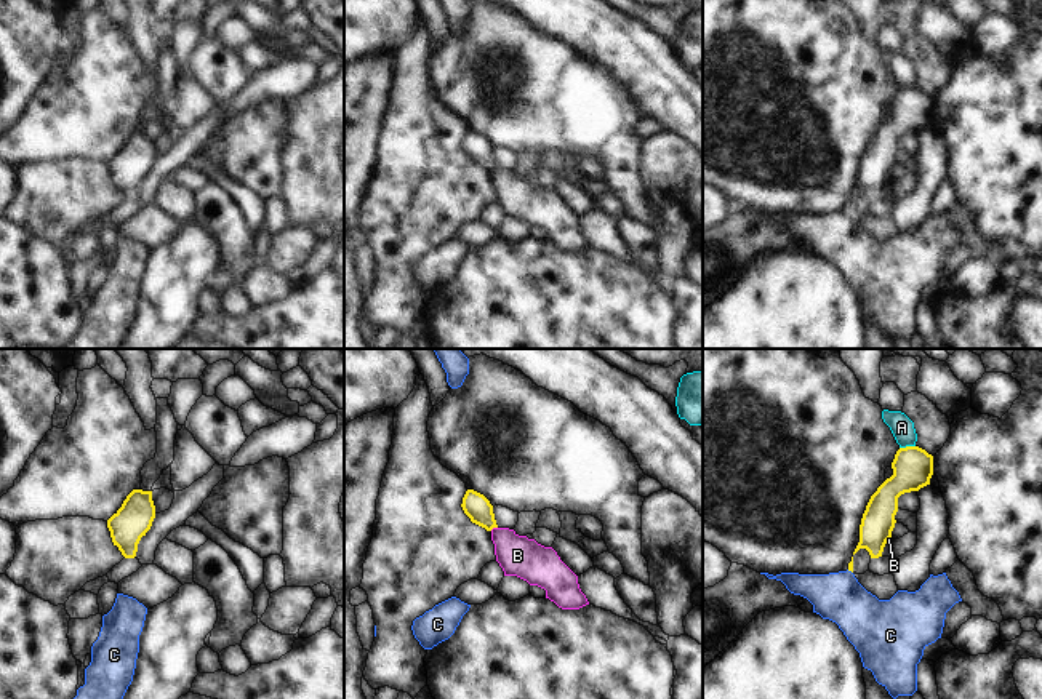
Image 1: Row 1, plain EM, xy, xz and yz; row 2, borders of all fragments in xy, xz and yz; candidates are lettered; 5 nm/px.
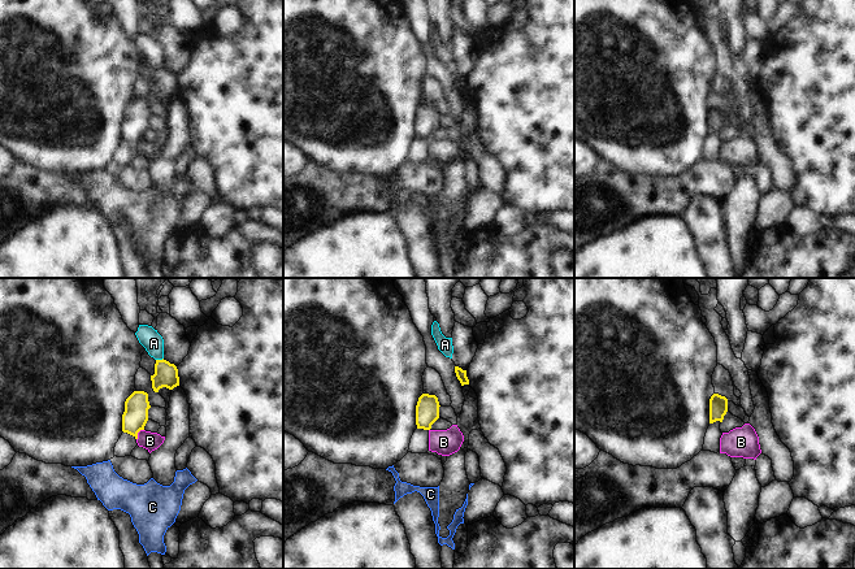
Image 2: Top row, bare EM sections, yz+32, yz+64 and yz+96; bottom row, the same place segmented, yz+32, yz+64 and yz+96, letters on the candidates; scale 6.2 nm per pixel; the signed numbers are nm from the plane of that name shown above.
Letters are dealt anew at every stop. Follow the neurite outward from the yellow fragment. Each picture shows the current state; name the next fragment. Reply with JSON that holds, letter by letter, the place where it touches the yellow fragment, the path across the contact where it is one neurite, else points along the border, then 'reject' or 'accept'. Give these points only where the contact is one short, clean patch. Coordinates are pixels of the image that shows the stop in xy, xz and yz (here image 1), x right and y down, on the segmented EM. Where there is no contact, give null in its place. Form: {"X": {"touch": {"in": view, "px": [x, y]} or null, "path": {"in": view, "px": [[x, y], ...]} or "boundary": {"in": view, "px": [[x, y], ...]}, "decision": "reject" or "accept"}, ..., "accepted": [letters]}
{"A": {"touch": {"in": "yz", "px": [906, 447]}, "boundary": {"in": "yz", "px": [[914, 445], [900, 448]]}, "decision": "reject"}, "B": {"touch": {"in": "xz", "px": [493, 527]}, "boundary": {"in": "xz", "px": [[496, 527], [490, 530]]}, "decision": "reject"}, "C": {"touch": {"in": "yz", "px": [850, 570]}, "boundary": {"in": "yz", "px": [[847, 570], [852, 573]]}, "decision": "reject"}, "accepted": []}

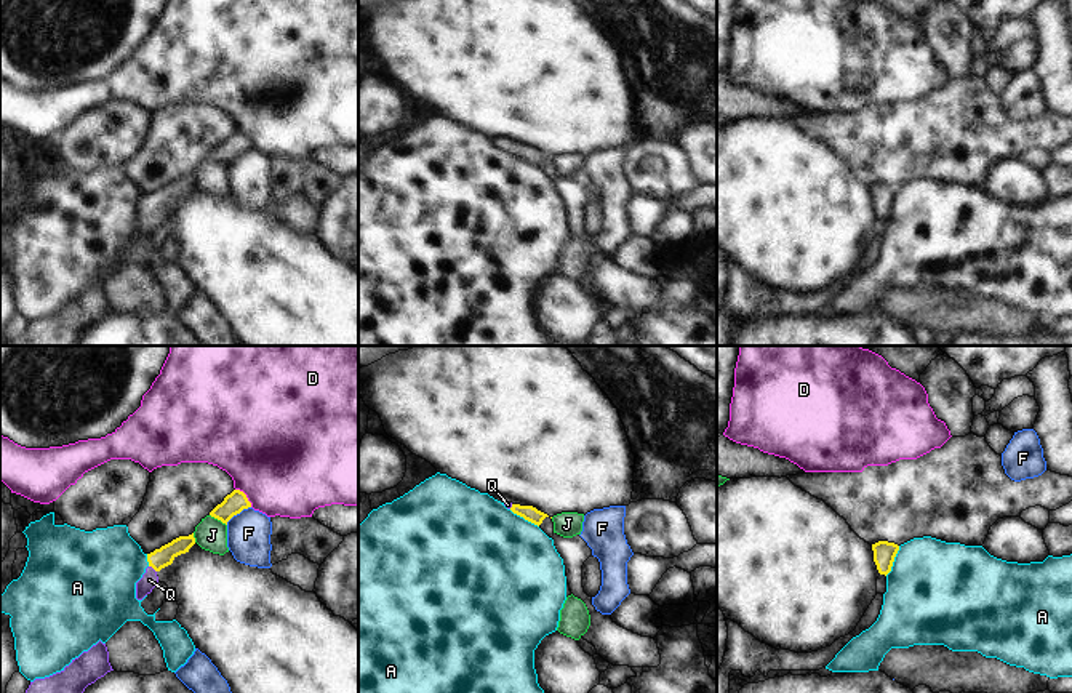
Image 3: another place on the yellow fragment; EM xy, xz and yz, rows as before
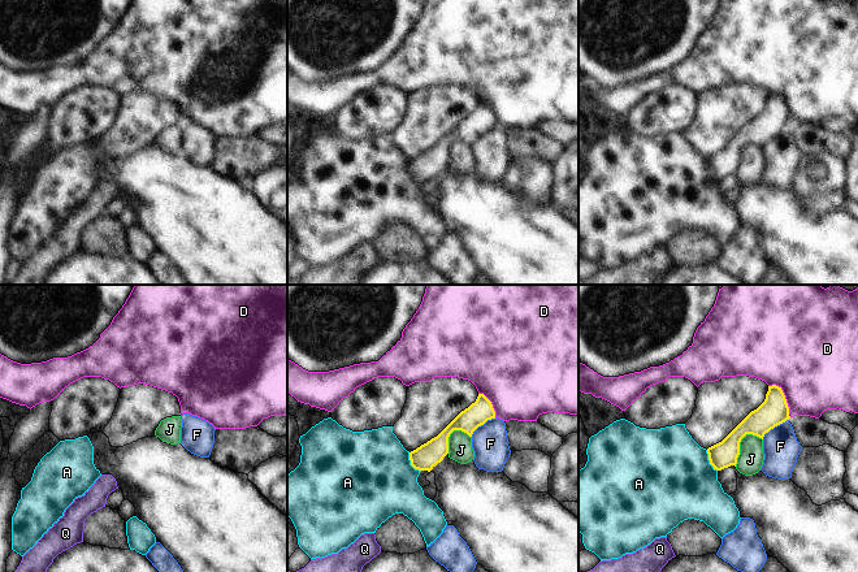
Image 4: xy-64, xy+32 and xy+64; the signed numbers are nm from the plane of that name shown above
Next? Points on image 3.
{"A": {"touch": {"in": "yz", "px": [893, 560]}, "boundary": {"in": "yz", "px": [[900, 546], [893, 565], [885, 575]]}, "decision": "reject"}, "D": {"touch": {"in": "xy", "px": [245, 496]}, "decision": "reject"}, "F": {"touch": {"in": "xy", "px": [237, 512]}, "boundary": {"in": "xy", "px": [[250, 506], [244, 508], [226, 524]]}, "decision": "reject"}, "J": {"touch": {"in": "xy", "px": [218, 519]}, "boundary": {"in": "xy", "px": [[210, 514], [226, 525]]}, "decision": "reject"}, "Q": {"touch": {"in": "xy", "px": [152, 567]}, "path": {"in": "xy", "px": [[162, 557], [152, 567], [149, 580]]}, "decision": "accept"}, "accepted": ["Q"]}

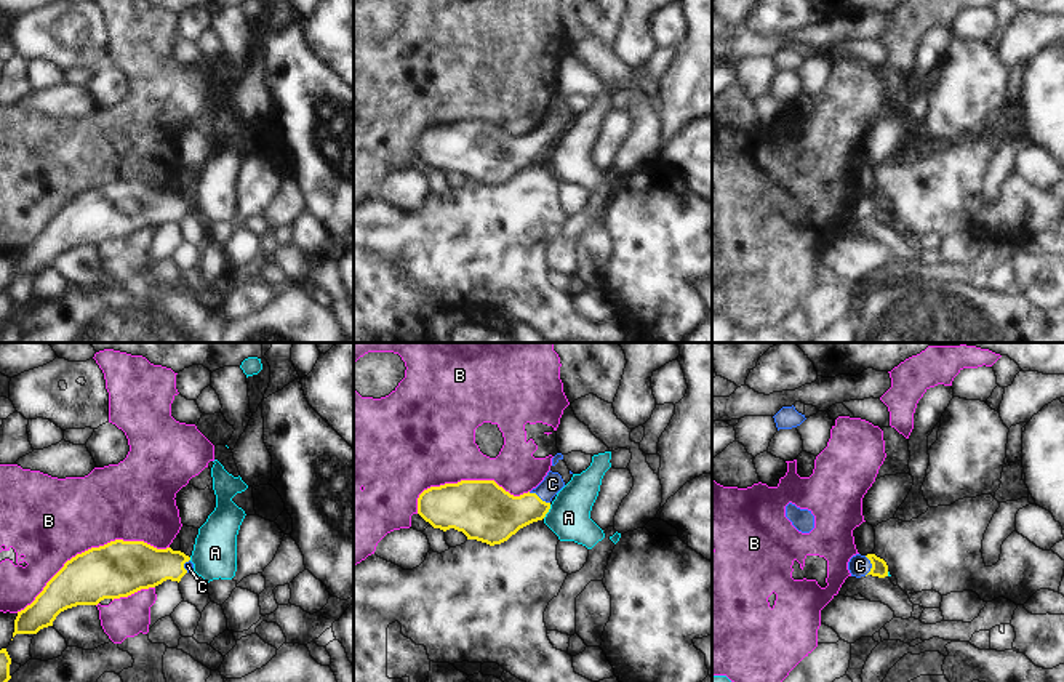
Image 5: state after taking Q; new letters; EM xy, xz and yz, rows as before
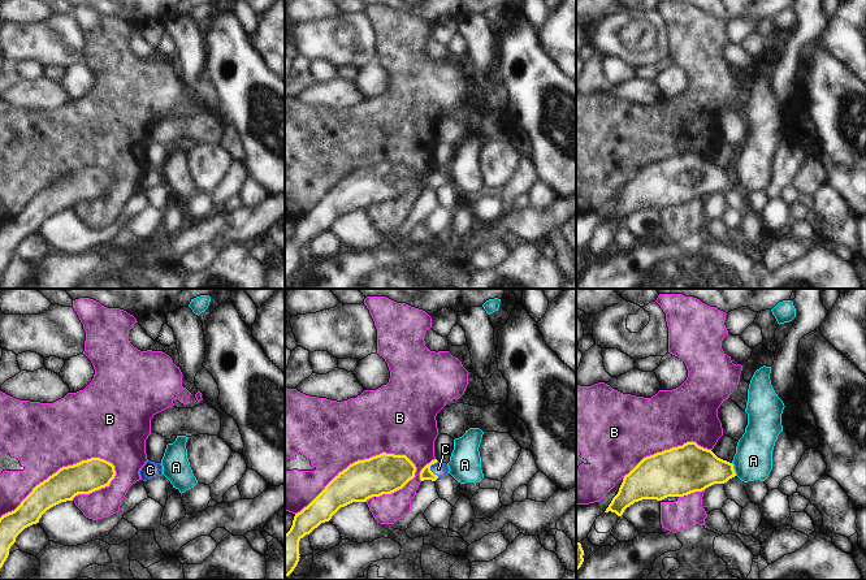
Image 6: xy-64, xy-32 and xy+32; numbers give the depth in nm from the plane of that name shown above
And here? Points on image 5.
{"A": {"touch": {"in": "xz", "px": [548, 511]}, "boundary": {"in": "xz", "px": [[551, 505], [543, 517]]}, "decision": "reject"}, "B": {"touch": {"in": "xy", "px": [92, 548]}, "decision": "reject"}, "C": {"touch": {"in": "xz", "px": [538, 497]}, "path": {"in": "xz", "px": [[492, 514], [522, 511], [538, 497], [552, 484]]}, "decision": "accept"}, "accepted": ["C"]}

